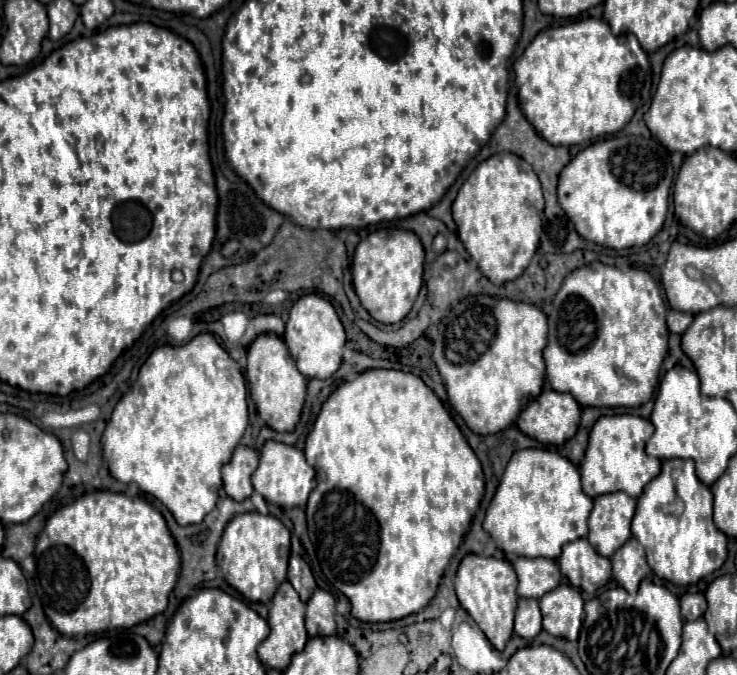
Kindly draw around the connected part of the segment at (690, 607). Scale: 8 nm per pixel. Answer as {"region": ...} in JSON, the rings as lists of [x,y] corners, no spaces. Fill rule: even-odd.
{"region":[[[684,594],[680,598],[680,606],[682,606],[682,618],[686,622],[694,622],[706,612],[706,600],[702,594]]]}

